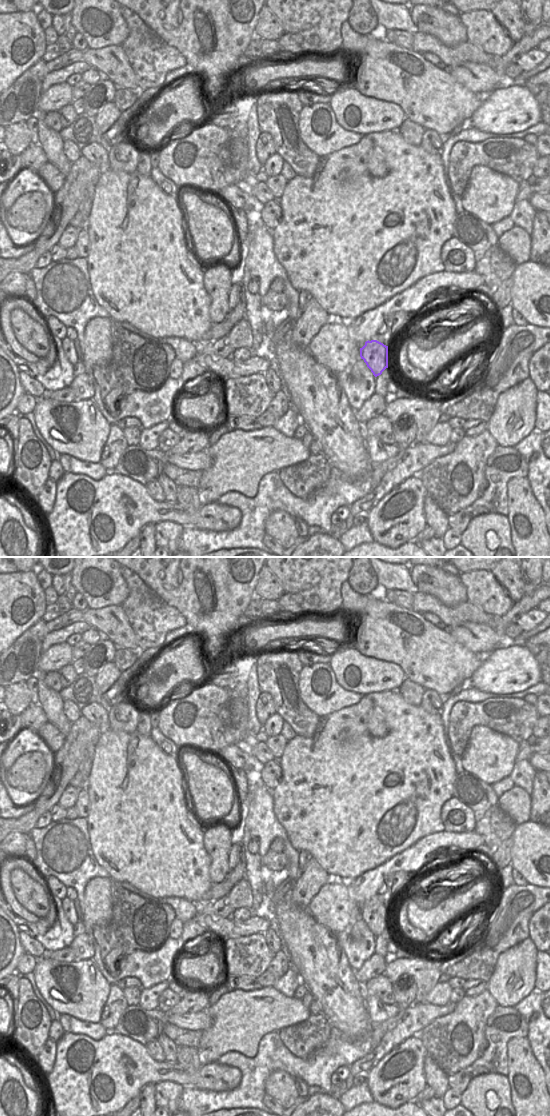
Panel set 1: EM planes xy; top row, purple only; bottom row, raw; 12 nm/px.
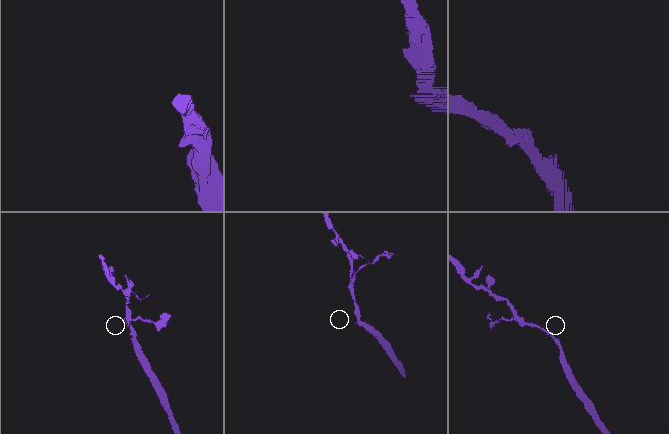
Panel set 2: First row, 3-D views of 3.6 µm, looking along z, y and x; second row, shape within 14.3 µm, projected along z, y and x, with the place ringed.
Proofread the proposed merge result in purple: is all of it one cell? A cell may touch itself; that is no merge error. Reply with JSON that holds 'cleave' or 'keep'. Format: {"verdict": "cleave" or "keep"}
{"verdict": "cleave"}

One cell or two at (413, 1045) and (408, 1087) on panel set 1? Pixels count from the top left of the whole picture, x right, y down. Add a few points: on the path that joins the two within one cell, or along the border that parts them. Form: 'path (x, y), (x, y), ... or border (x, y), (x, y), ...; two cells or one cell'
path (417, 1055), (415, 1065), (409, 1072), (409, 1077); one cell

